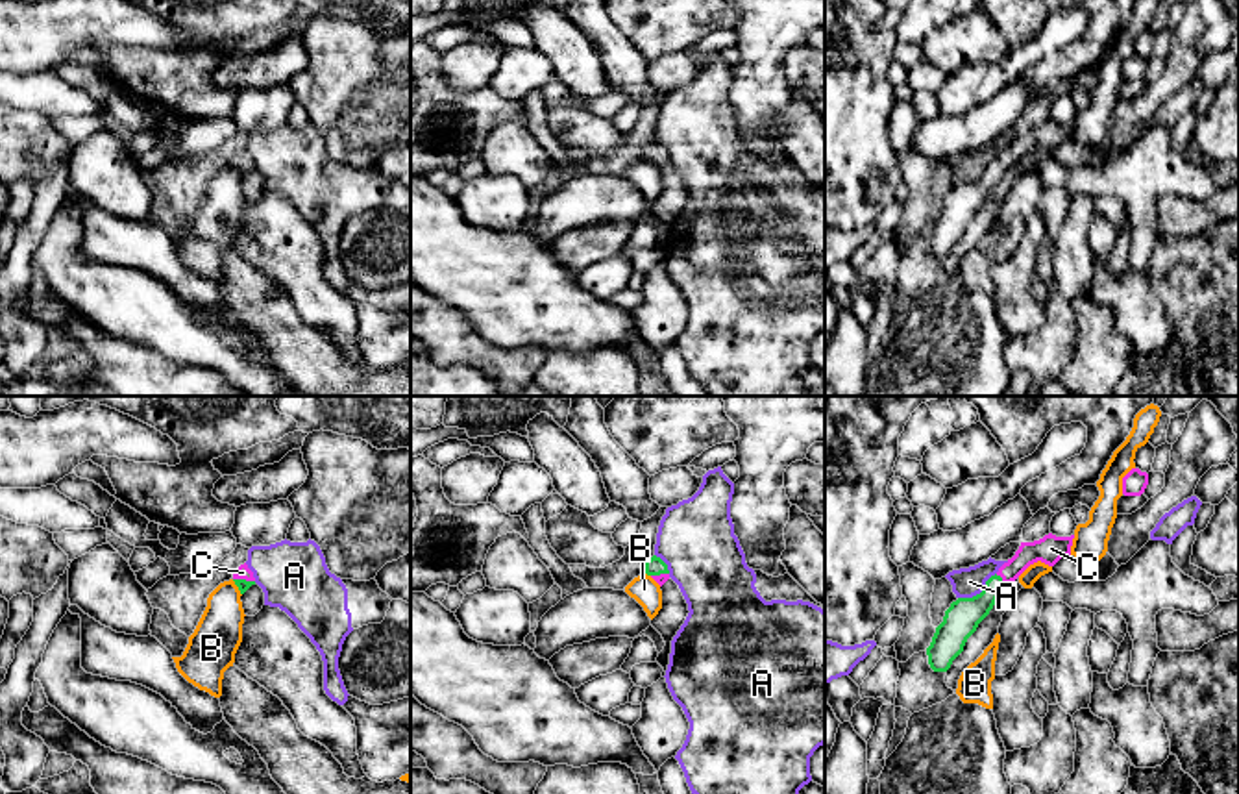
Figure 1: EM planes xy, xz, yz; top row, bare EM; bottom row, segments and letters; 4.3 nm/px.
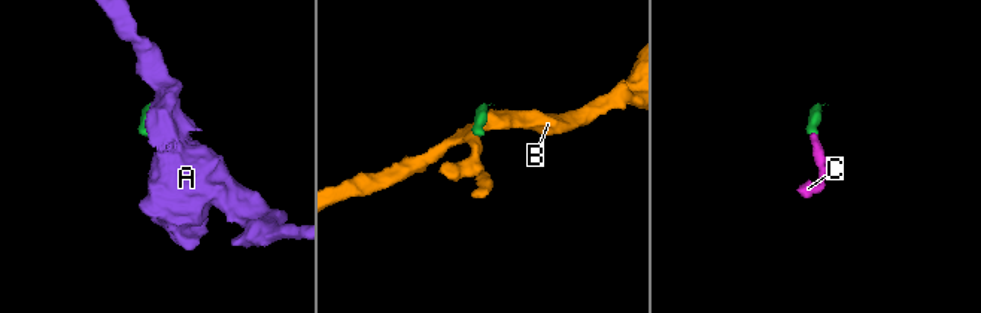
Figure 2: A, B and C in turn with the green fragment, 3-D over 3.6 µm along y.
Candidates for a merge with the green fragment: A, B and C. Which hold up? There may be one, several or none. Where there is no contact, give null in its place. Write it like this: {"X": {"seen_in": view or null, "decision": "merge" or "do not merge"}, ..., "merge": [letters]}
{"A": {"seen_in": "yz", "decision": "do not merge"}, "B": {"seen_in": "xz", "decision": "do not merge"}, "C": {"seen_in": "yz", "decision": "merge"}, "merge": ["C"]}

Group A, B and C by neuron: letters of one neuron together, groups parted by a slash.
A / B / C

